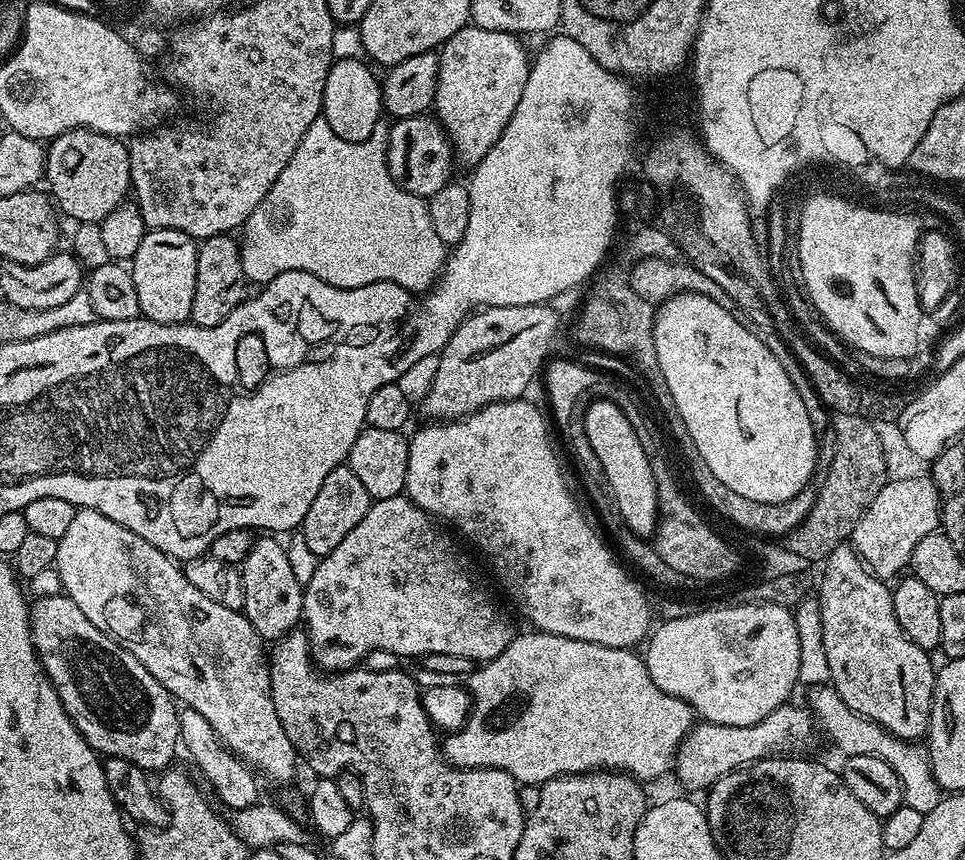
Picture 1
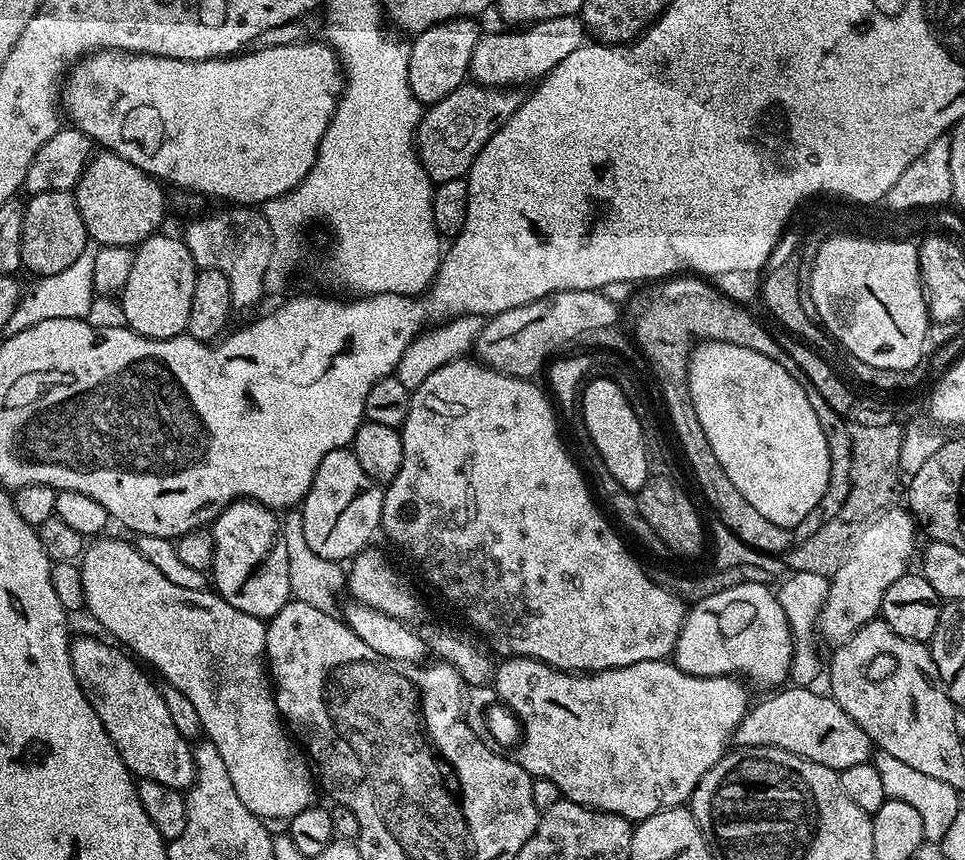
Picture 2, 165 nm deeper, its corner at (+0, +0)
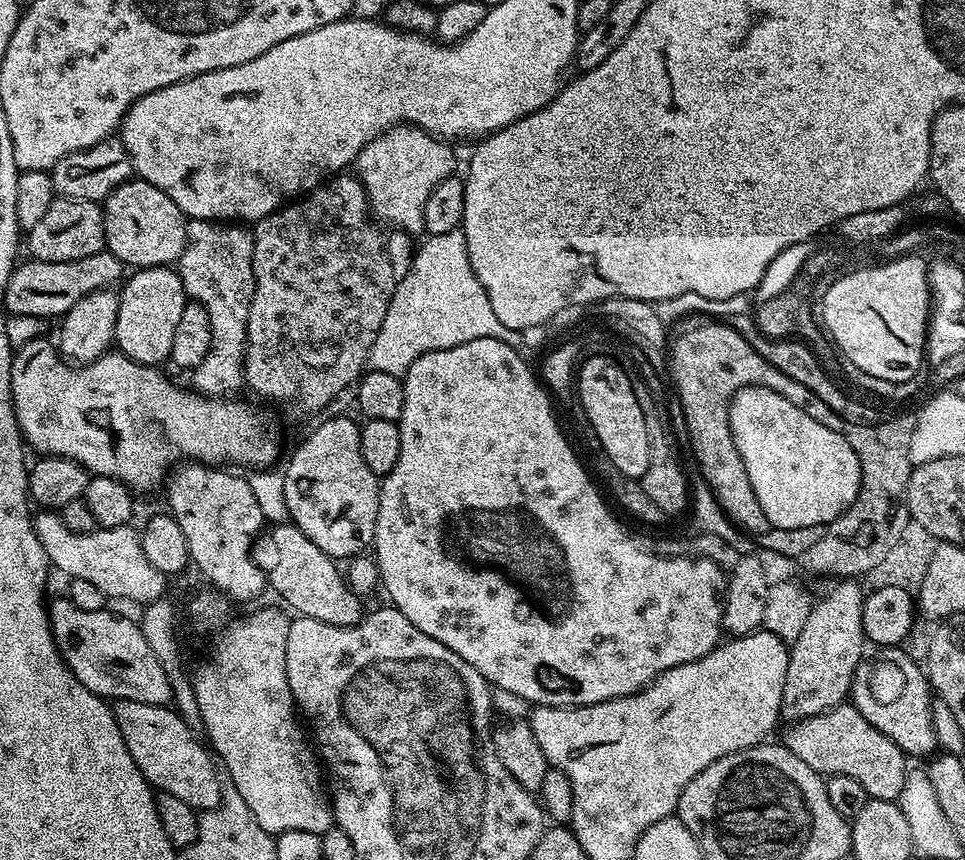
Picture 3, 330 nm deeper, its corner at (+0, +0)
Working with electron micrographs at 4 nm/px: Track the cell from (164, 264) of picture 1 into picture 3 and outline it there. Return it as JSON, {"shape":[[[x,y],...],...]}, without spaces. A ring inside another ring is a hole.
{"shape":[[[175,267],[141,268],[133,271],[119,289],[120,305],[115,347],[121,348],[139,366],[160,366],[172,355],[174,329],[186,303],[184,287]],[[132,276],[132,277],[131,277]],[[124,288],[124,289],[123,289]]]}

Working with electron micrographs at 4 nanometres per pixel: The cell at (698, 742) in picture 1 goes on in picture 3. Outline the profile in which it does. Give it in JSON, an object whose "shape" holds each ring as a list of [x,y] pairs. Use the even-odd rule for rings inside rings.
{"shape":[[[851,702],[840,703],[817,716],[805,716],[787,727],[782,737],[784,747],[798,754],[798,758],[802,758],[810,770],[825,777],[855,778],[871,799],[899,801],[902,782],[906,782],[906,774],[910,771],[909,761],[904,751],[893,740],[886,738],[886,734],[870,726],[870,722],[862,718]]]}

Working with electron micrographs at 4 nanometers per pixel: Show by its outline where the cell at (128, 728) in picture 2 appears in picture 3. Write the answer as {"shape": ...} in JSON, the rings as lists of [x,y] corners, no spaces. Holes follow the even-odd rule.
{"shape":[[[117,700],[111,705],[111,710],[118,722],[118,730],[122,730],[126,750],[130,750],[130,758],[134,758],[138,770],[142,770],[157,793],[180,798],[186,805],[201,813],[220,805],[222,776],[218,771],[217,761],[202,743],[201,737],[192,732],[186,722],[182,722],[178,713],[168,706],[137,700]]]}

